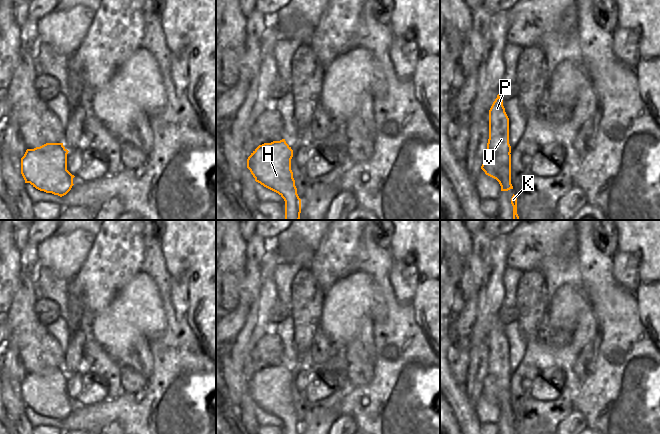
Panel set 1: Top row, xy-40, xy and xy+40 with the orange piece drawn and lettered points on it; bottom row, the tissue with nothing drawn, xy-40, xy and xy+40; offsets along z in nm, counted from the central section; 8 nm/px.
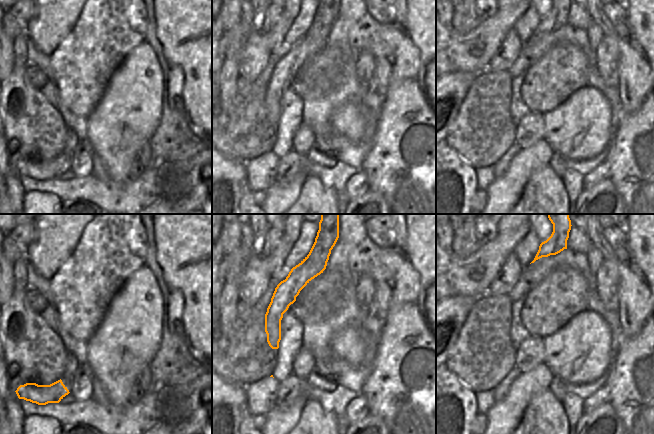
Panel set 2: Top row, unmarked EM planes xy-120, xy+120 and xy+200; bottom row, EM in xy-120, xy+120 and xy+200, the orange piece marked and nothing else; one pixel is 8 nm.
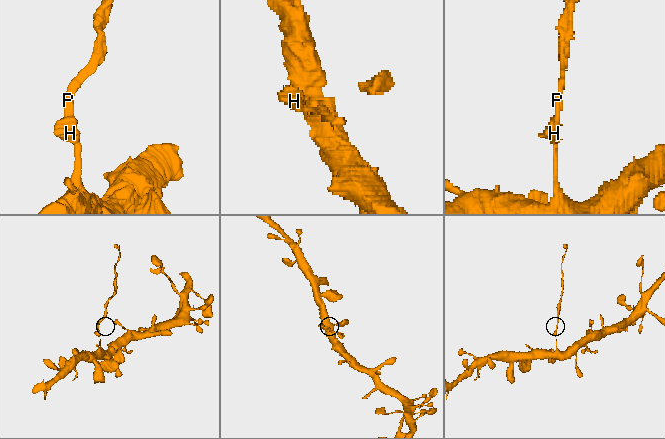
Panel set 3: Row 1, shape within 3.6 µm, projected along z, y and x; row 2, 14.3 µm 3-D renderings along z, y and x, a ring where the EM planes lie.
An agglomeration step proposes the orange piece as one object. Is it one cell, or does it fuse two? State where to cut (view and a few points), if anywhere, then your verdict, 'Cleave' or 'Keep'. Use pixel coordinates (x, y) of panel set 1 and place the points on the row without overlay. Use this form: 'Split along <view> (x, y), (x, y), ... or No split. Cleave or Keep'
Split along xy+40 (487, 372), (493, 373), (506, 388), (509, 387). Cleave

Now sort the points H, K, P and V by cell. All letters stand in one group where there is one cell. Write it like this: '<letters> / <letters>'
H K / P V

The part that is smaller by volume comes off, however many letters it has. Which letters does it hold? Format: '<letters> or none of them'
P, V

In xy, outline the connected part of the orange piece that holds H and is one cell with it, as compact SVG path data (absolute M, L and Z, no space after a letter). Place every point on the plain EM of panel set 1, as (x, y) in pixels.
M264 367L248 381L247 392L255 405L278 417L285 425L285 434L301 434L291 383L293 374L287 367Z

